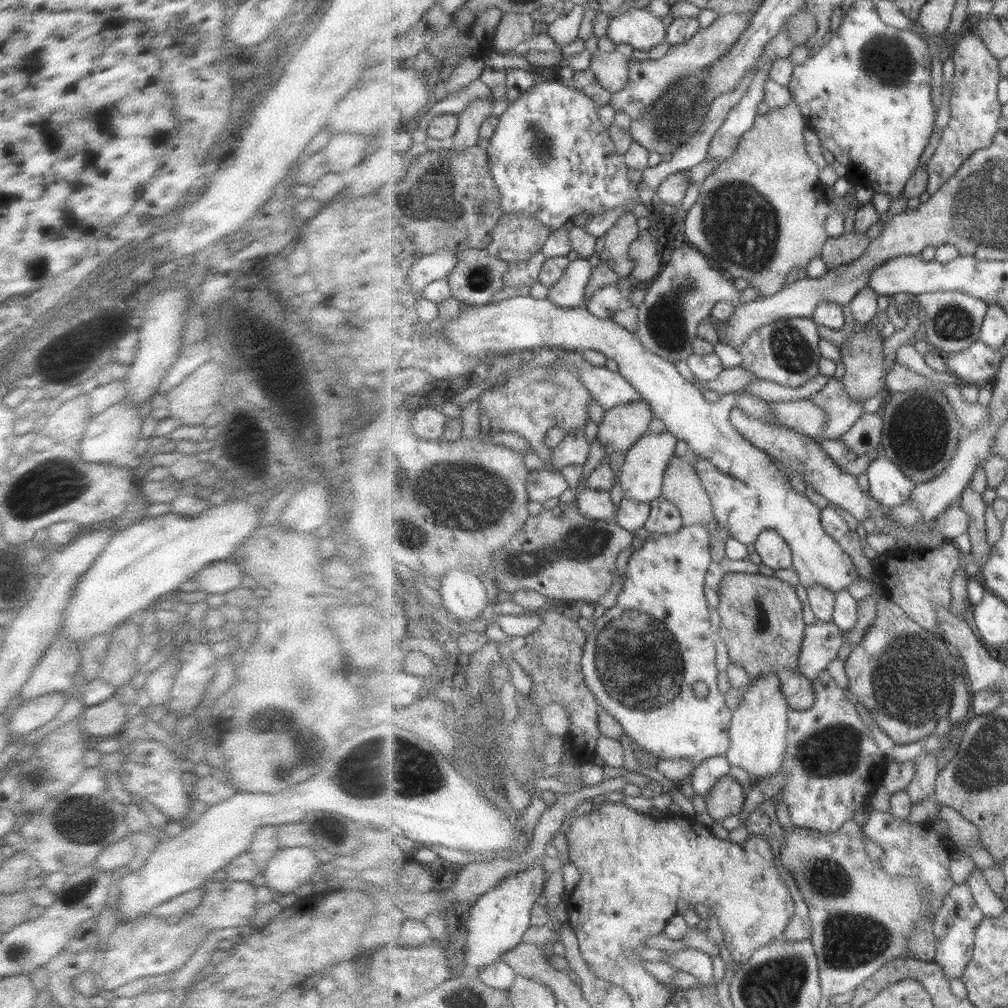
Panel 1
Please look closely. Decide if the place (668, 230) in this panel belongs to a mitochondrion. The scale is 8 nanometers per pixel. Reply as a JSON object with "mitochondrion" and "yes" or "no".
{"mitochondrion":"no"}

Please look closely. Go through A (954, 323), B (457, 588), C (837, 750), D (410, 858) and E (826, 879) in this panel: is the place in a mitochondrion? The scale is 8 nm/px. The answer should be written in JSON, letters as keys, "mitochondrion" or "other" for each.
{"A":"mitochondrion","B":"other","C":"mitochondrion","D":"other","E":"mitochondrion"}

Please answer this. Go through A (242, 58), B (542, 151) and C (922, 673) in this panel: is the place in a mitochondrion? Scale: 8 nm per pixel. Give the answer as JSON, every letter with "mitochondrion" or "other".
{"A":"other","B":"mitochondrion","C":"mitochondrion"}

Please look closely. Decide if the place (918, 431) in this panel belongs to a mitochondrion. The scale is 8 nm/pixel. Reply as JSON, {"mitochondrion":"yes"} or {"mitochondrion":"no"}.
{"mitochondrion":"yes"}

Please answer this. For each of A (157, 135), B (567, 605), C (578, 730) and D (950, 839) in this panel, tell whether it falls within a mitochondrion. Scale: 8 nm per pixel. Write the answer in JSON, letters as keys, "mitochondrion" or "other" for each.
{"A":"mitochondrion","B":"other","C":"other","D":"other"}

